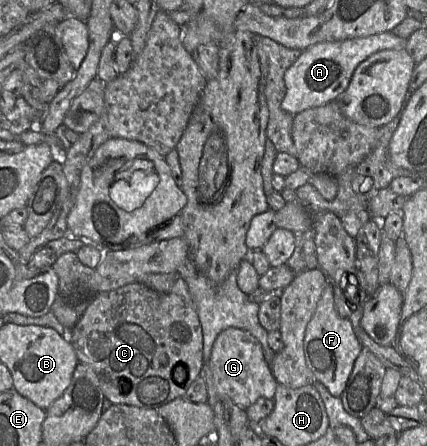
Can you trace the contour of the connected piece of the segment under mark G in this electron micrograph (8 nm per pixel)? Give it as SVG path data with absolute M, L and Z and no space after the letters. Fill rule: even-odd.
M233 327L222 331L214 342L208 363L220 400L228 398L245 410L259 398L274 398L278 383L265 360L260 342L248 332Z

